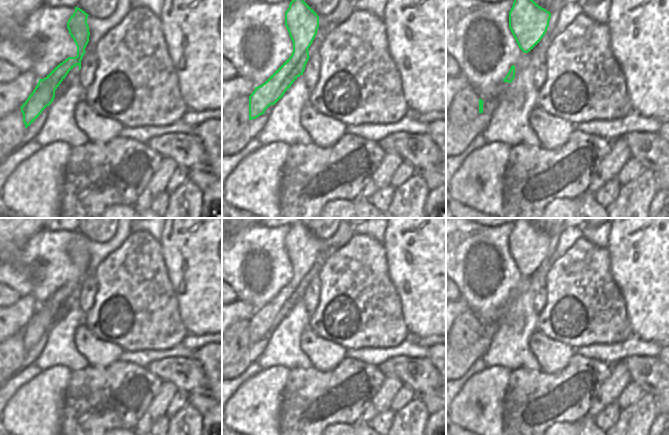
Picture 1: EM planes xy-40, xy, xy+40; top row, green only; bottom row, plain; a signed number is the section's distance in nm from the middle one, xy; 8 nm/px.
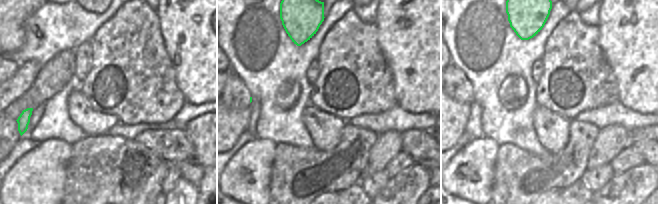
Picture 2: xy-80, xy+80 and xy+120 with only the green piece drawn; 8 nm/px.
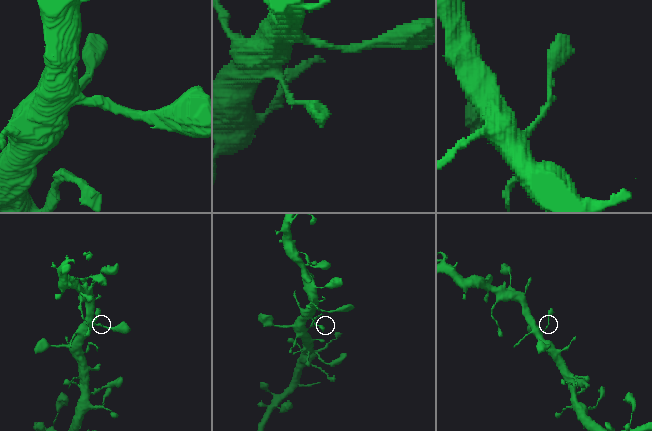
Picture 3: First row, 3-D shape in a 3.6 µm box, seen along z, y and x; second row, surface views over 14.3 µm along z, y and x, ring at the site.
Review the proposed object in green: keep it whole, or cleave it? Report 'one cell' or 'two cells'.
one cell

